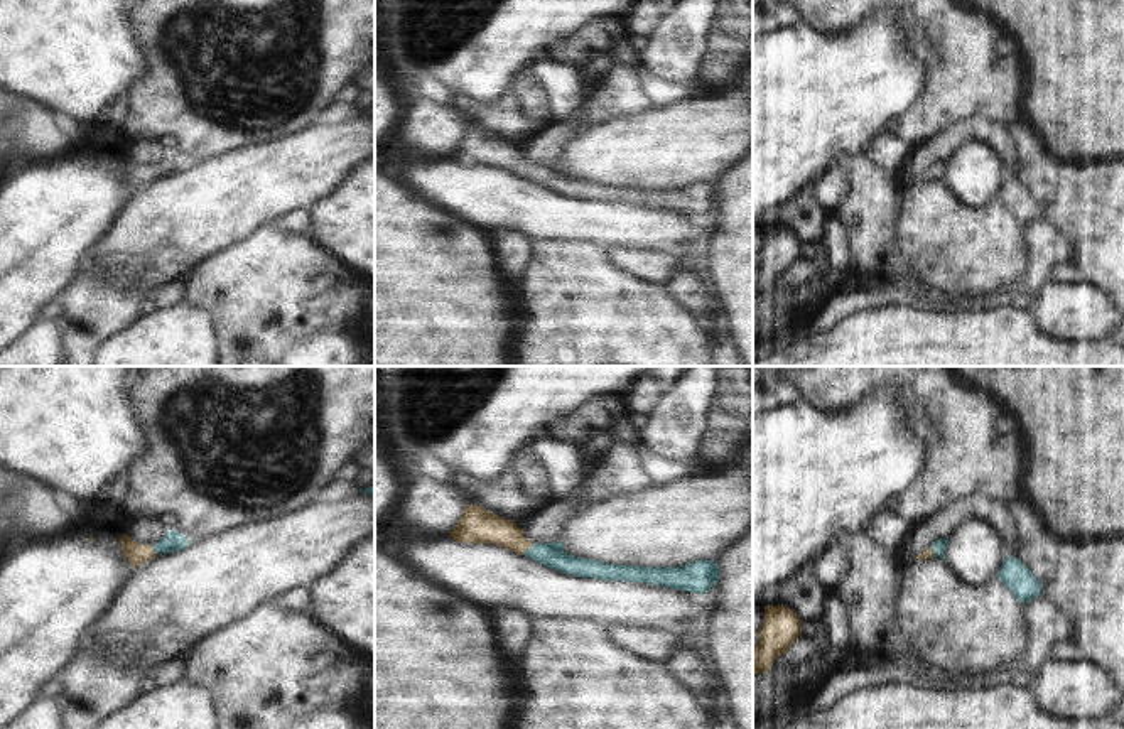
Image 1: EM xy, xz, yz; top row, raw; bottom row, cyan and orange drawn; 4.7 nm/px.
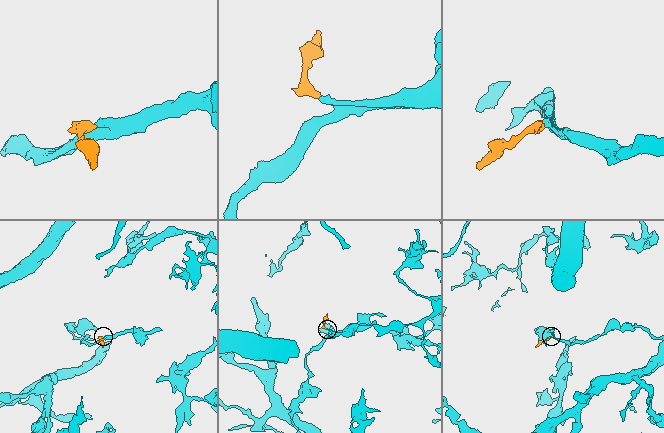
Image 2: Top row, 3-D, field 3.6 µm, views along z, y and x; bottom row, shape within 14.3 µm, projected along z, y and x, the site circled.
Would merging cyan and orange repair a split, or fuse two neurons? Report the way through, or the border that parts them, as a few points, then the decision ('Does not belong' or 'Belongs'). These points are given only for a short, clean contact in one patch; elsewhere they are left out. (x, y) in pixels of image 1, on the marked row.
Path across: xz (552, 556), (530, 549), (500, 530), (483, 527). Belongs

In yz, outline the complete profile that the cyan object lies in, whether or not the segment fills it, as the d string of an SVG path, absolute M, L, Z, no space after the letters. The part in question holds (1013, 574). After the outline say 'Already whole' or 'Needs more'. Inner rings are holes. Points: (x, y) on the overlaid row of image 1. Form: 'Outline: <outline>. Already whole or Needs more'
Outline: M1006 557L1001 570L997 572L999 580L1018 597L1019 602L1043 596L1041 584L1033 572L1016 557Z. Already whole

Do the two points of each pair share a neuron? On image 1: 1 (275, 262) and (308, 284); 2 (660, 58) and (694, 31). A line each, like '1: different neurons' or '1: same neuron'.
1: same neuron
2: same neuron

